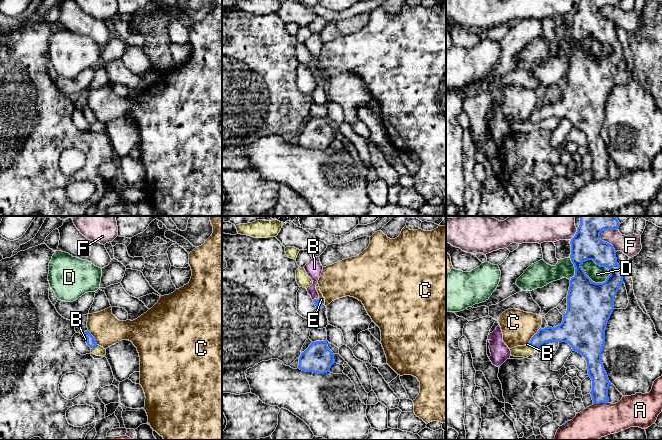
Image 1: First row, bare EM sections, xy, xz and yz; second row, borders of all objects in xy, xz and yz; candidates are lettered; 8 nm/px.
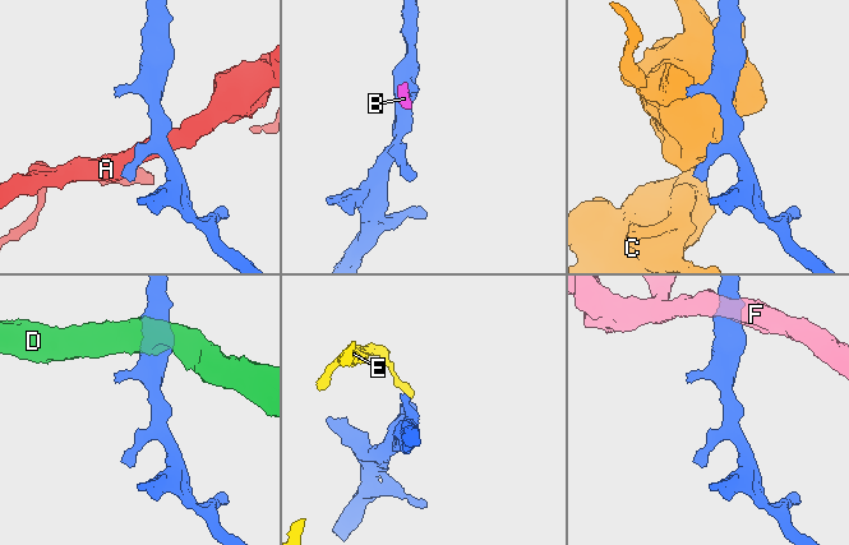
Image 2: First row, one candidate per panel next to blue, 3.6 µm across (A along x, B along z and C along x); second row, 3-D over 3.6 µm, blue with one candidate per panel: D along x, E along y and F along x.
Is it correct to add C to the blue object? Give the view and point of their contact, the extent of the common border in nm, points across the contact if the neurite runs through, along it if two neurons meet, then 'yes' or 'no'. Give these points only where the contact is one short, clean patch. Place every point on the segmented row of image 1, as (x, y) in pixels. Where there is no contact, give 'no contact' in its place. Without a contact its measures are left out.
meets blue in yz at (534, 335); contact 170 nm long; border along yz (540, 327), (528, 343); no

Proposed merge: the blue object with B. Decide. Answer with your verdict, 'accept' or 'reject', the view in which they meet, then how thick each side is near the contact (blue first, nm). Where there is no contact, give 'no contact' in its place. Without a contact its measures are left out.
accept; meets blue in xz; 50 nm thick on the blue side, 130 nm on the other

